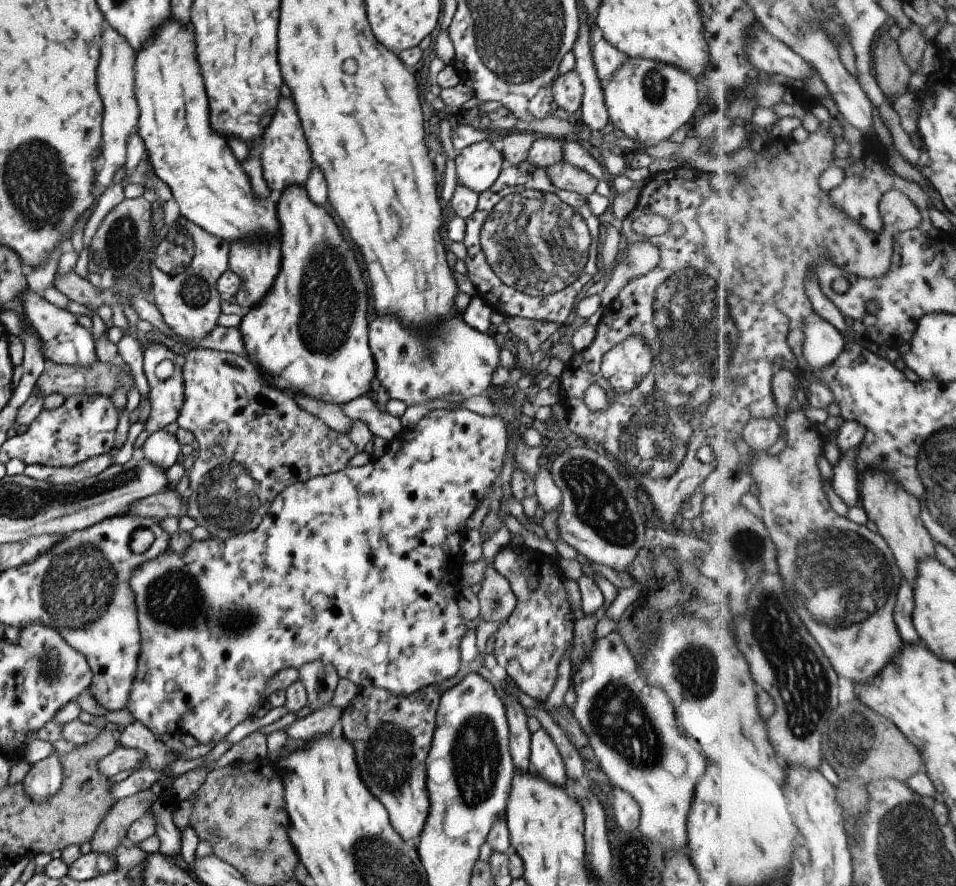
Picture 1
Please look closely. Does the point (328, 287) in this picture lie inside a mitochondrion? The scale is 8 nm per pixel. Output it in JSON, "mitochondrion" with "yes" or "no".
{"mitochondrion":"yes"}

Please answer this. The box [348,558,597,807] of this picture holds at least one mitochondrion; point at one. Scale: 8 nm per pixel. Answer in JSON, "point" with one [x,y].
{"point":[388,756]}

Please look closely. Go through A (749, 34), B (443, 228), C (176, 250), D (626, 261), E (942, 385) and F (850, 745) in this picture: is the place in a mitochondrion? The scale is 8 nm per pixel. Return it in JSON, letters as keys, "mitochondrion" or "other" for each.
{"A":"other","B":"other","C":"mitochondrion","D":"mitochondrion","E":"other","F":"mitochondrion"}

